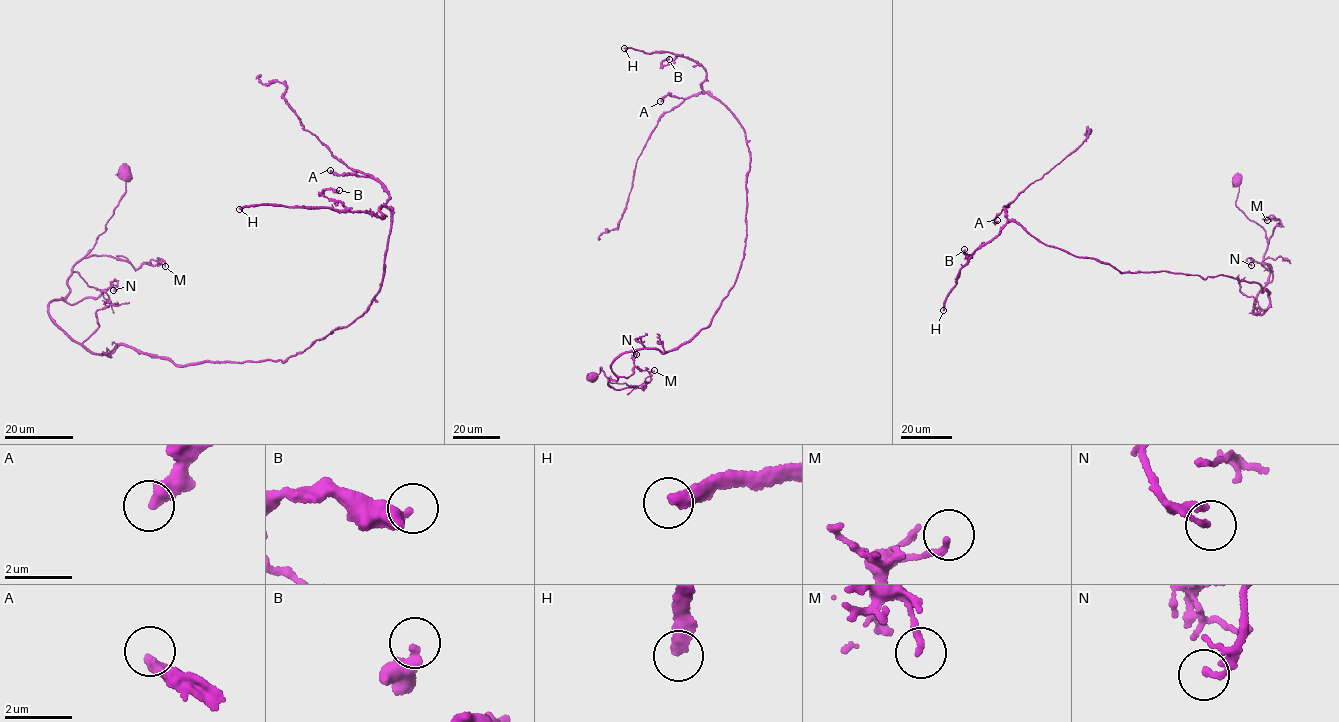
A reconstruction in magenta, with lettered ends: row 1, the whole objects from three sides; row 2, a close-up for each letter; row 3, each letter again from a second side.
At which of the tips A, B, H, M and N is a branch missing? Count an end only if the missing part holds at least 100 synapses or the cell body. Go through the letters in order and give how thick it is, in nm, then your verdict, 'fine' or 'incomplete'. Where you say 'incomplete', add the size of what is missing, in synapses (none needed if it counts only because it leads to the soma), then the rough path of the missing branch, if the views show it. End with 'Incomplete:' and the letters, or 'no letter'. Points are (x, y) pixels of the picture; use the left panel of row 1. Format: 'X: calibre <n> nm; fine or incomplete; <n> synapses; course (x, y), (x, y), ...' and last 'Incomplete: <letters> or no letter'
A: calibre 360 nm; fine
B: calibre 380 nm; fine
H: calibre 380 nm; incomplete; 300 synapses; course (239, 209), (225, 218), (212, 219), (200, 208), (184, 209), (173, 198), (149, 193), (154, 181), (142, 198)
M: calibre 180 nm; fine
N: calibre 160 nm; fine
Incomplete: H

